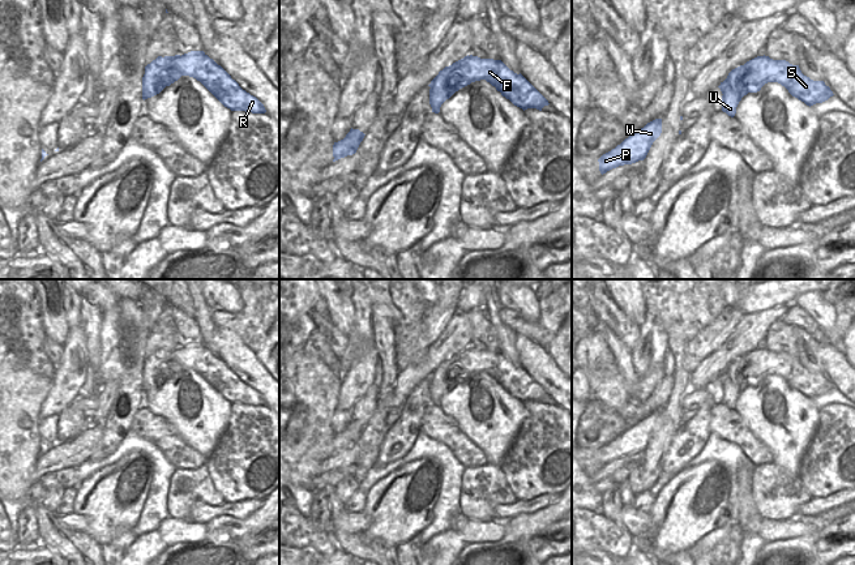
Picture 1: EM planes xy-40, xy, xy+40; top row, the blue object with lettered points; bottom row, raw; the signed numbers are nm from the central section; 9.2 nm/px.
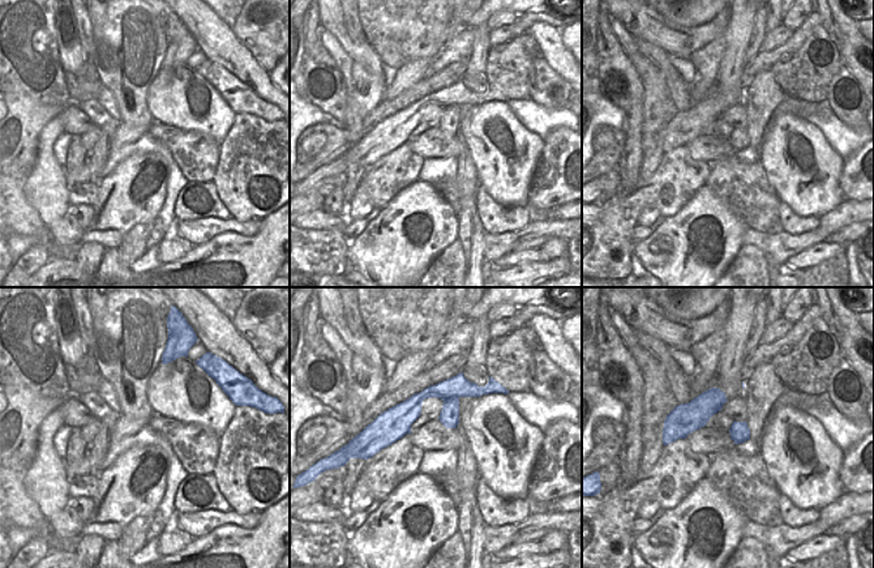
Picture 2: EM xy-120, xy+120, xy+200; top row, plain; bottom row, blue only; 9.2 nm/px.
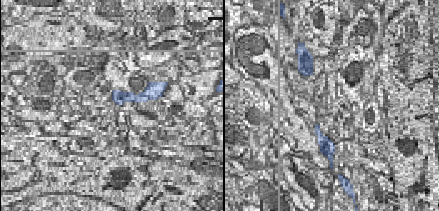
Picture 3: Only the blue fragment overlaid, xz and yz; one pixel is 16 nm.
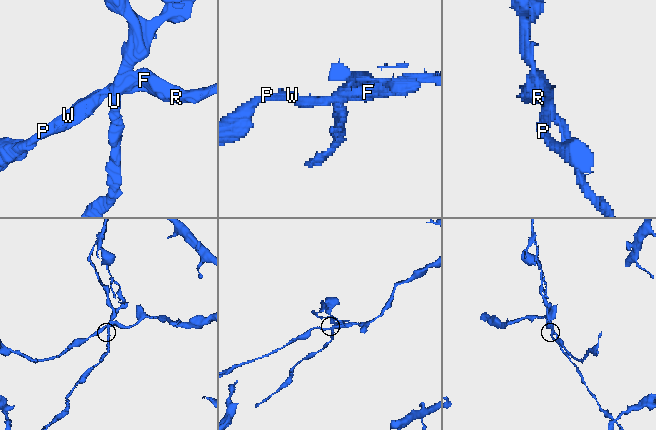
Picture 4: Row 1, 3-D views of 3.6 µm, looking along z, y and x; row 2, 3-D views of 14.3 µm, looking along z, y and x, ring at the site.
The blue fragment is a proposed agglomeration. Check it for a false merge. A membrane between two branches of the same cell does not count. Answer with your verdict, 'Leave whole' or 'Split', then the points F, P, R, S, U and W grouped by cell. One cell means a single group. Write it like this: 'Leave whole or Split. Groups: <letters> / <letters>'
Split. Groups: F P R S W / U

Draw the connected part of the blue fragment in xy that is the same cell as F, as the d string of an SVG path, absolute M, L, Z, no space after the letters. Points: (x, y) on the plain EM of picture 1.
M467 347L453 355L452 359L454 364L449 372L450 382L448 384L450 389L471 374L486 372L523 403L527 401L542 403L544 398L550 397L521 365L514 365L501 352Z

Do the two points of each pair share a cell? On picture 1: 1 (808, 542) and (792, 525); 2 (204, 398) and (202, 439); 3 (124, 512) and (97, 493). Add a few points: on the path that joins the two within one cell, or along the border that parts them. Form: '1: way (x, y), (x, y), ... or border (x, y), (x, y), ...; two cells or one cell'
1: border (815, 527), (795, 538), (773, 542); two cells
2: way (202, 409), (202, 428); one cell
3: way (118, 508), (103, 497); one cell

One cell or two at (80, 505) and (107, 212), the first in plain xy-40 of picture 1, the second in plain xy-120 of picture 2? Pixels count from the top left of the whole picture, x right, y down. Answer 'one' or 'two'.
one

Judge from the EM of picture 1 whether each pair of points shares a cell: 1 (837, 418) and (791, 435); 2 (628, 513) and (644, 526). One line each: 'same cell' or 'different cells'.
1: different cells
2: same cell

